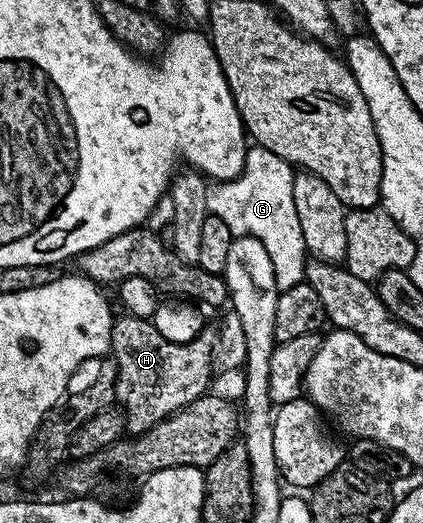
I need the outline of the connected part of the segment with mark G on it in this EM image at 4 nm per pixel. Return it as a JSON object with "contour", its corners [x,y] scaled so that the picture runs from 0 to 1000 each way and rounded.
{"contour":[[[596,277],[563,340],[494,352],[489,361],[494,409],[534,423],[556,455],[591,449],[619,461],[629,484],[648,499],[650,545],[662,558],[716,539],[728,505],[728,482],[695,390],[695,338],[690,315],[671,302],[626,281]]]}

